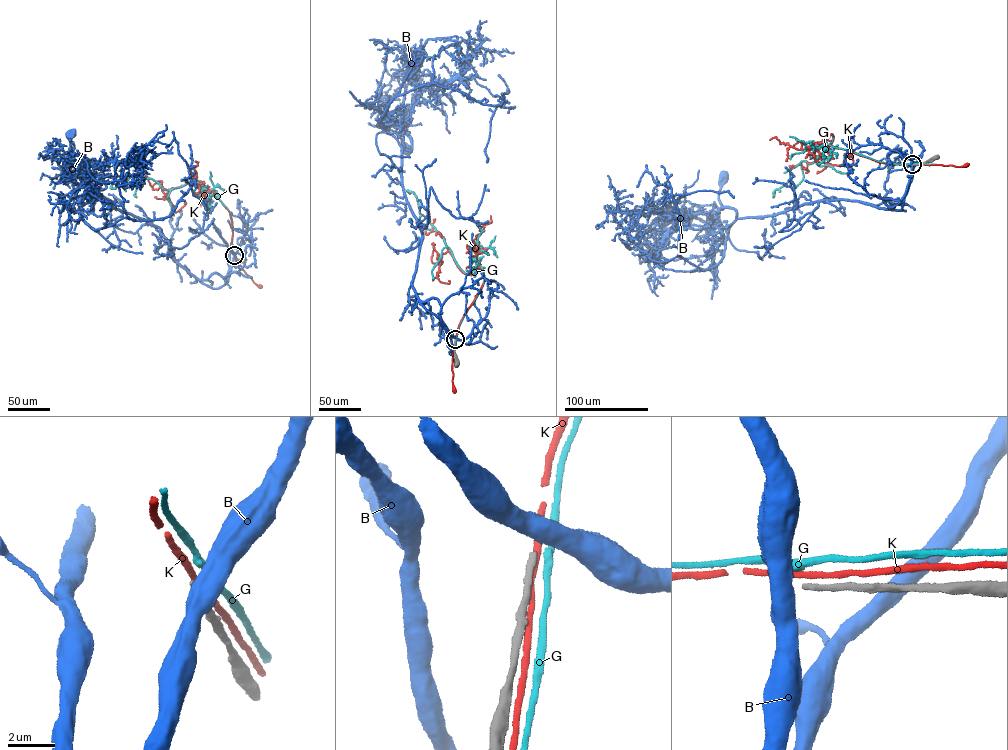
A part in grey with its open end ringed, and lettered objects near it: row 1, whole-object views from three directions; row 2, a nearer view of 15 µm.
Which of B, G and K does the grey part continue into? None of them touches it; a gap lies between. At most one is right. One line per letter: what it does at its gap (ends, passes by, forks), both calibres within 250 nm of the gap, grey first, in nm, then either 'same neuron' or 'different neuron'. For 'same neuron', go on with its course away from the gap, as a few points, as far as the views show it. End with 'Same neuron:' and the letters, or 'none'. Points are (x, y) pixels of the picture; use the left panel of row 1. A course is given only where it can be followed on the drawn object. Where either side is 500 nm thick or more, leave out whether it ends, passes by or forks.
B: calibres 260 and 750 nm; different neuron
G: it passes by; calibres 260 and 320 nm; different neuron
K: it passes by; calibres 260 and 280 nm; different neuron
Same neuron: none

